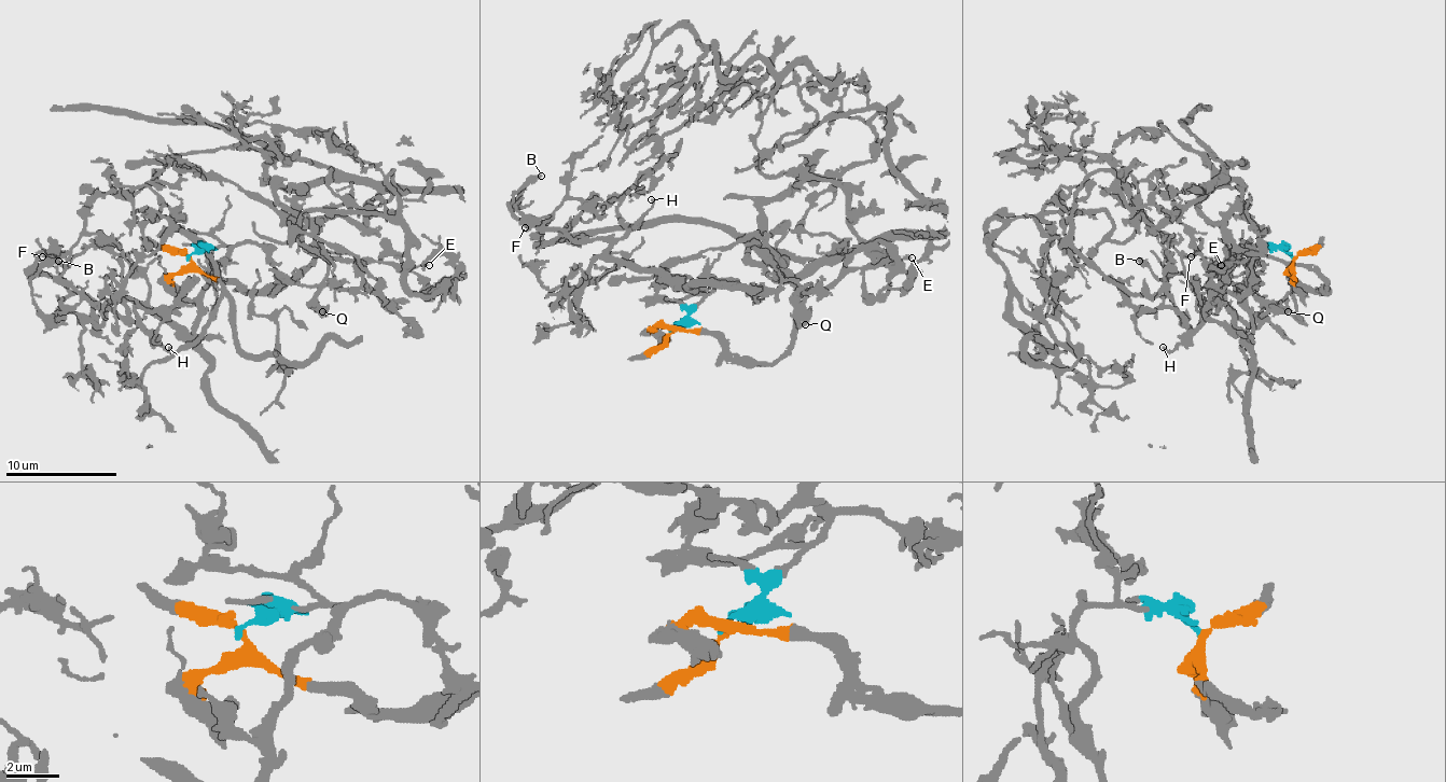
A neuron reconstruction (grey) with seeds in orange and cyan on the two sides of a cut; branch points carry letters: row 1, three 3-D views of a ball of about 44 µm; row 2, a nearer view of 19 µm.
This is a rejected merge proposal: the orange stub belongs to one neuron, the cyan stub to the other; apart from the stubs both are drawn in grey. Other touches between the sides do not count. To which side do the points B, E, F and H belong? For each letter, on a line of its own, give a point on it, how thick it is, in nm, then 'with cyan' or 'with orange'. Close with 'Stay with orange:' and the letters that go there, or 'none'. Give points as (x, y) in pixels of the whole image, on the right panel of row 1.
B: at (1139, 261); 320 nm thick; with cyan
E: at (1221, 265); 180 nm thick; with orange
F: at (1191, 256); 160 nm thick; with cyan
H: at (1163, 347); 130 nm thick; with cyan
Stay with orange: E

